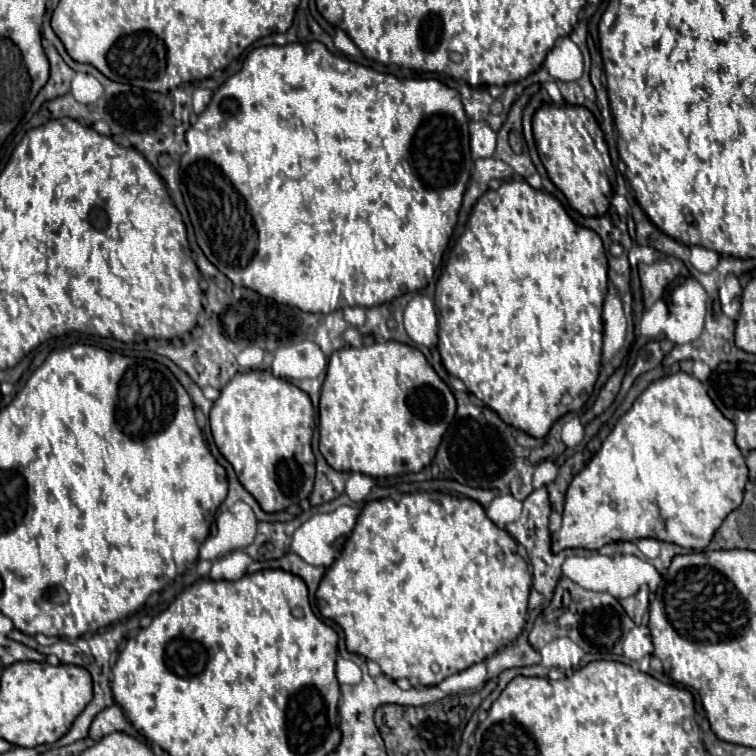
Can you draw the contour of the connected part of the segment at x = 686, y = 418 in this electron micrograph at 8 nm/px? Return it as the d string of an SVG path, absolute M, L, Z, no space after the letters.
M676 372L652 382L616 422L590 464L580 470L566 490L562 528L552 536L552 550L598 550L610 542L654 538L682 548L704 550L720 528L724 516L740 506L748 468L734 442L734 424L714 406L708 392L694 376Z

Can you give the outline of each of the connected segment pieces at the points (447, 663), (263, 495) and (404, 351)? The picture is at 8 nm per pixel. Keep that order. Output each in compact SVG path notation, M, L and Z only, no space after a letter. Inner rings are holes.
M414 492L414 494L404 494L398 502L390 498L366 502L340 556L332 562L332 566L328 566L326 574L320 580L320 586L316 590L316 606L324 618L334 620L344 630L348 652L360 654L376 662L382 668L382 672L392 680L406 678L412 686L436 686L446 676L452 676L472 664L484 662L488 656L492 656L494 652L498 652L500 648L504 648L506 644L518 638L518 634L526 624L530 586L532 586L532 574L526 560L516 552L516 540L504 528L492 524L492 520L488 520L484 508L476 500L458 498L444 492L432 492L432 494Z
M270 370L238 372L222 390L210 412L210 428L222 456L234 466L240 484L258 500L264 512L280 512L290 504L306 500L314 484L314 454L310 448L314 432L314 408L310 396L284 378L276 378Z
M382 342L360 348L340 348L330 356L328 374L319 400L319 450L326 462L344 472L362 472L372 478L420 472L432 462L436 448L456 414L452 390L440 380L426 356L402 342Z

